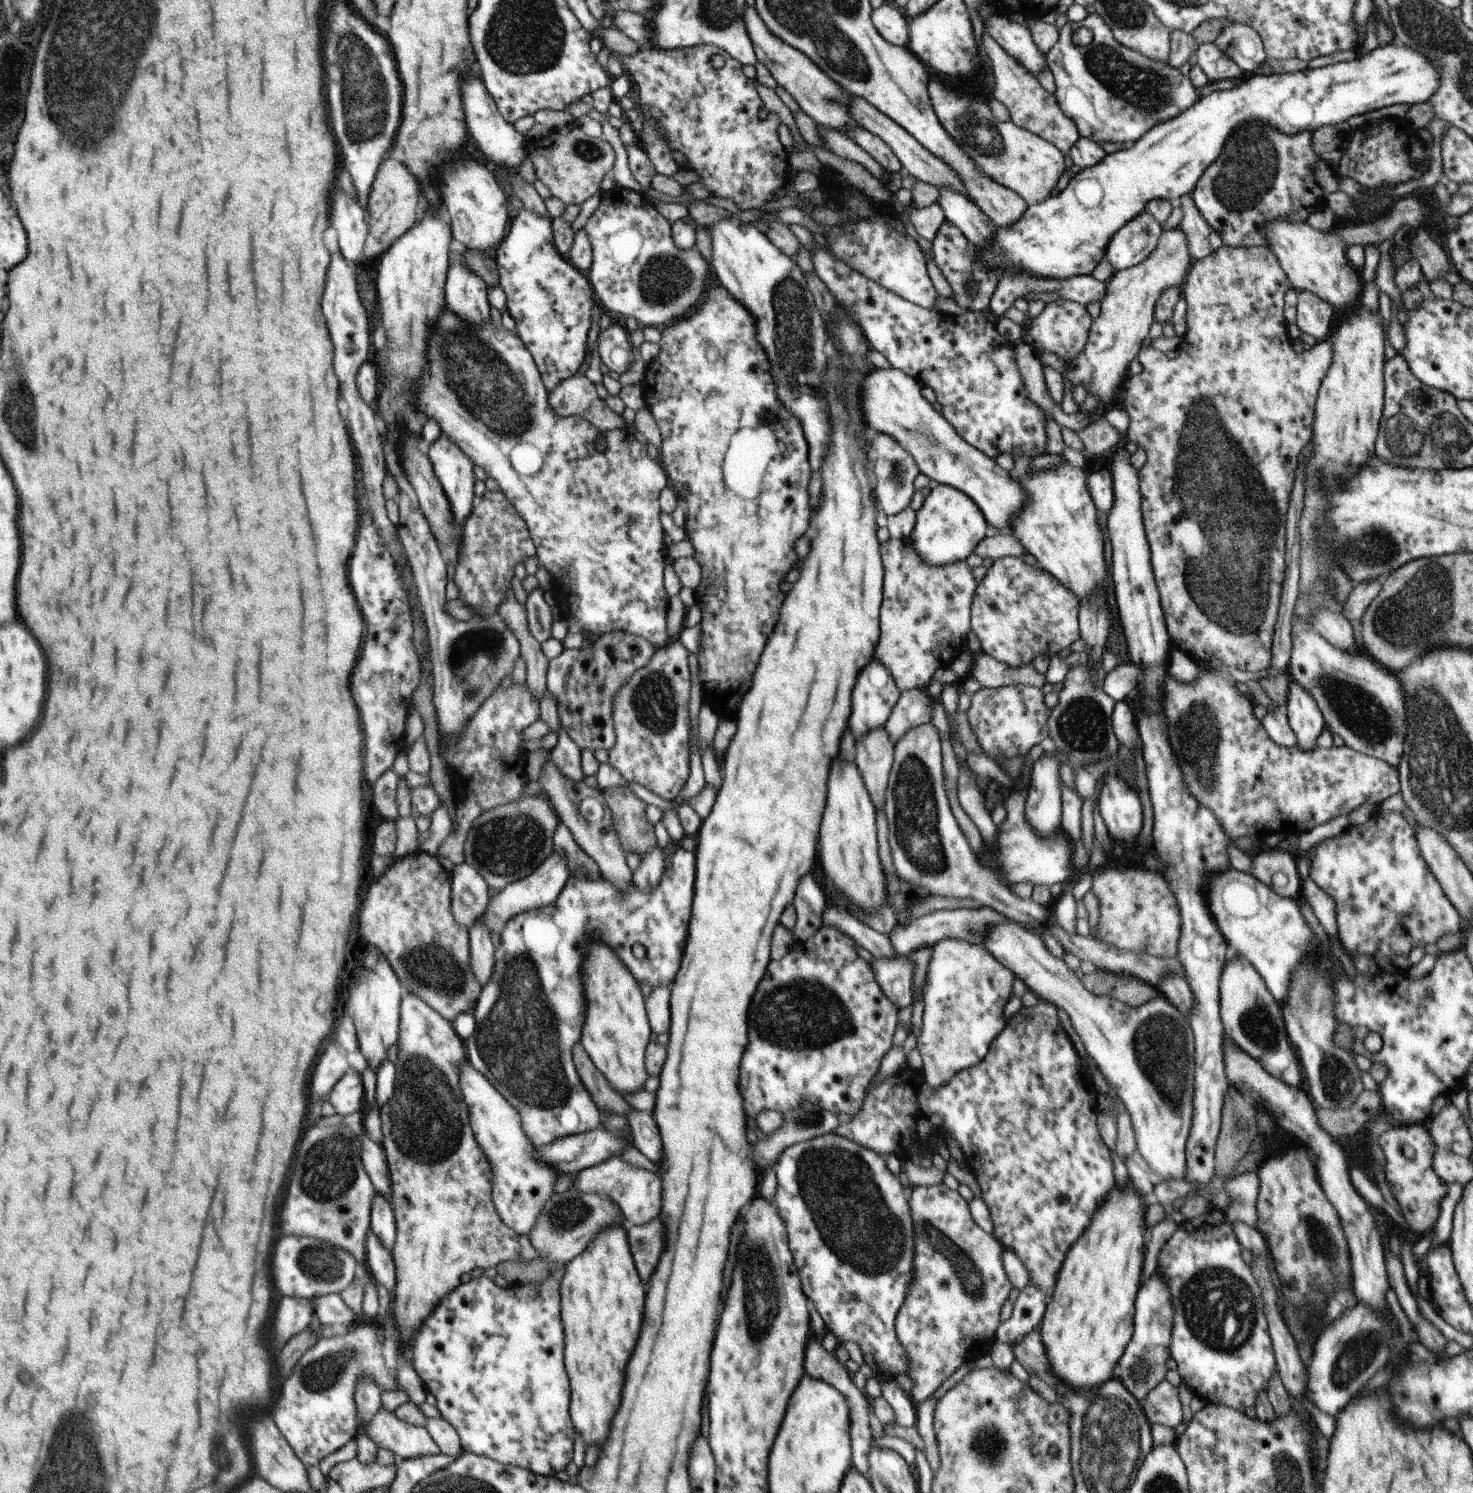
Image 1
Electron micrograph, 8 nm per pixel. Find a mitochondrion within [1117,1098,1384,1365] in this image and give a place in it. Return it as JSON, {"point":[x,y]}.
{"point":[1220,1310]}

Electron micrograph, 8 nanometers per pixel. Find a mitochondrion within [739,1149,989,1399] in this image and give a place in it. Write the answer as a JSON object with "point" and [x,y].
{"point":[960,1260]}

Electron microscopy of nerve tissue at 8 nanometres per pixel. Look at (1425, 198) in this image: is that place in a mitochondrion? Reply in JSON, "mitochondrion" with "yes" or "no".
{"mitochondrion":"no"}

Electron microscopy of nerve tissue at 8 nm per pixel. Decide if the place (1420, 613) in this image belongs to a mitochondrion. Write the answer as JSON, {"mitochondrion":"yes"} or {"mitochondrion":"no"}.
{"mitochondrion":"yes"}

